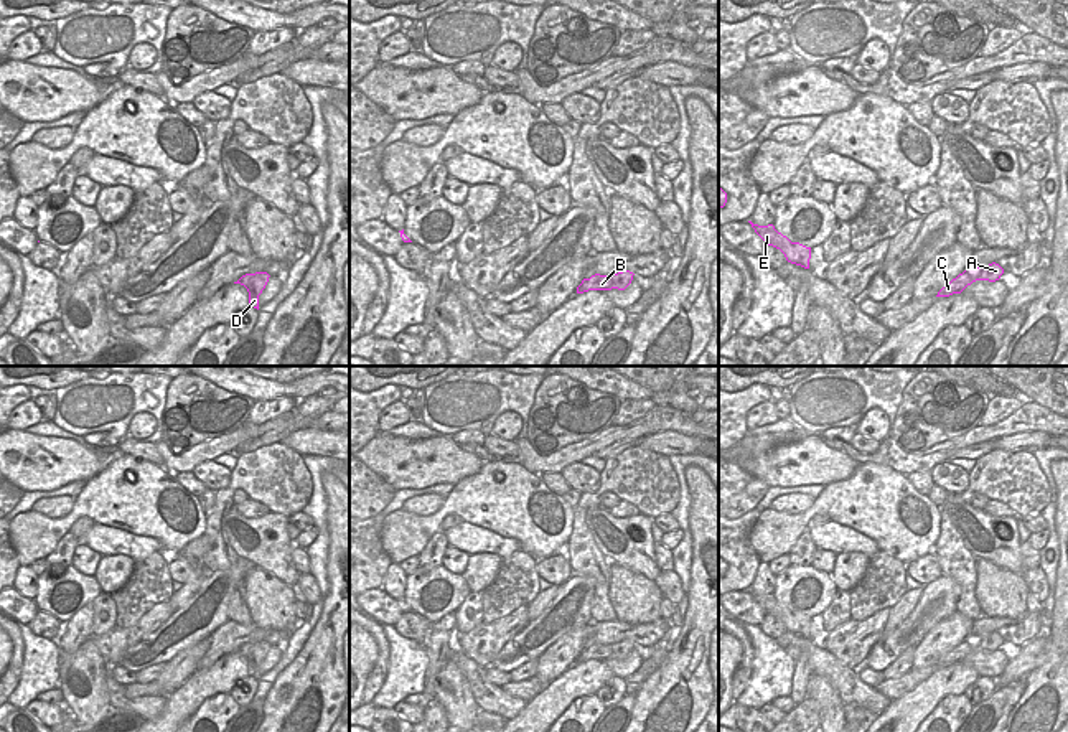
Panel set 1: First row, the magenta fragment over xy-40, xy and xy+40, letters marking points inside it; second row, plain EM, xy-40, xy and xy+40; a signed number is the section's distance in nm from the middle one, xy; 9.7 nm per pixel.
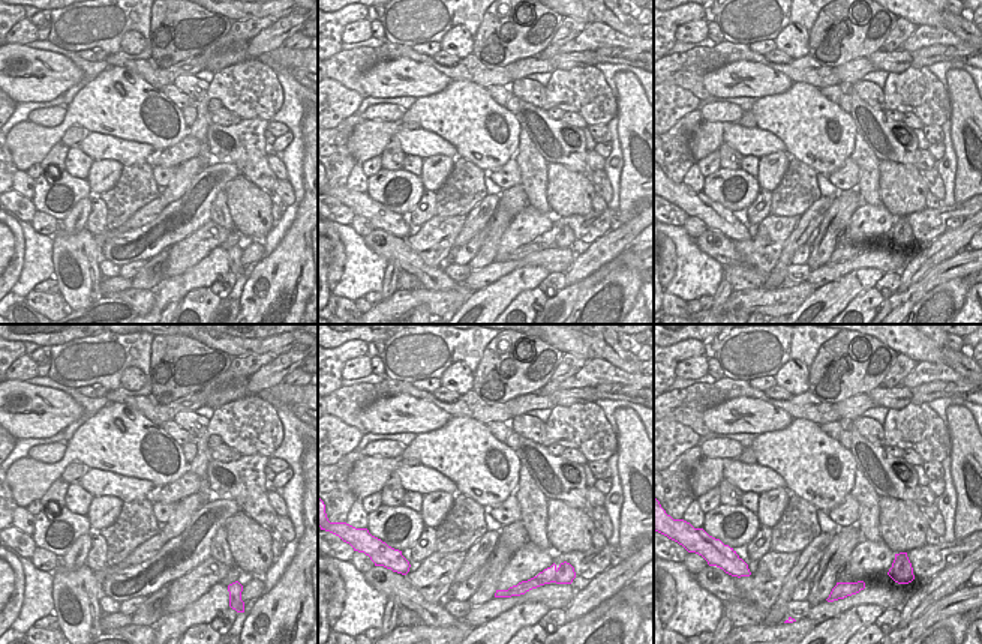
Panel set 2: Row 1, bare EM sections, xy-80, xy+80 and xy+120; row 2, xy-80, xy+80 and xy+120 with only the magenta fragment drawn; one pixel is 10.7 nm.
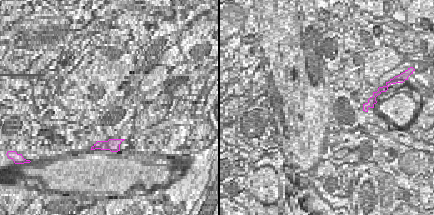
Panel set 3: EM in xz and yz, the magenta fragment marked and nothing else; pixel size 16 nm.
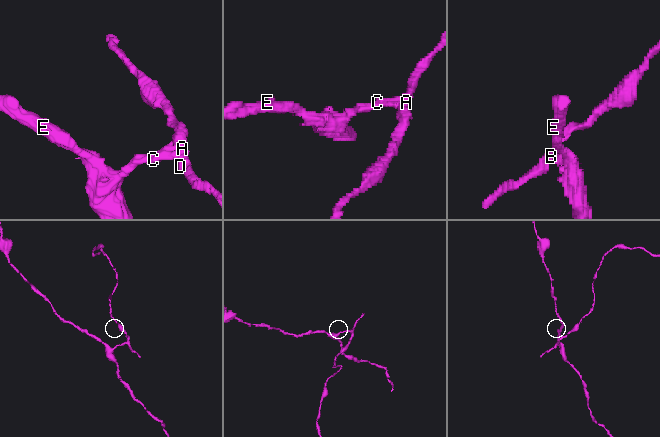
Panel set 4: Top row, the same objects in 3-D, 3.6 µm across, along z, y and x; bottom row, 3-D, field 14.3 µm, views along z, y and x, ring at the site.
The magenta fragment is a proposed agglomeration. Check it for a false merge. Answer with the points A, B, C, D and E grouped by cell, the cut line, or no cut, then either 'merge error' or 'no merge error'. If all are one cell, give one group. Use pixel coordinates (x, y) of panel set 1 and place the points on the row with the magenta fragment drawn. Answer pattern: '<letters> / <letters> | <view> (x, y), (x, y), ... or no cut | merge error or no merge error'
A D / B C E | xy (613, 276), (610, 287) | merge error

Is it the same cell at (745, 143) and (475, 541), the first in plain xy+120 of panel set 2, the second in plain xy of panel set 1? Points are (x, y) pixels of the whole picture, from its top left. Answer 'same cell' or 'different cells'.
same cell

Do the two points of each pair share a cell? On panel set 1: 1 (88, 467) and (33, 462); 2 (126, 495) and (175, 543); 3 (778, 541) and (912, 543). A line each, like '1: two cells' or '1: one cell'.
1: one cell
2: one cell
3: one cell

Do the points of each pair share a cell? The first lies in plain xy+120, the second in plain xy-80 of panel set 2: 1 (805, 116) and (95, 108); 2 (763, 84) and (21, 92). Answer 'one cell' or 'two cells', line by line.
1: one cell
2: one cell

